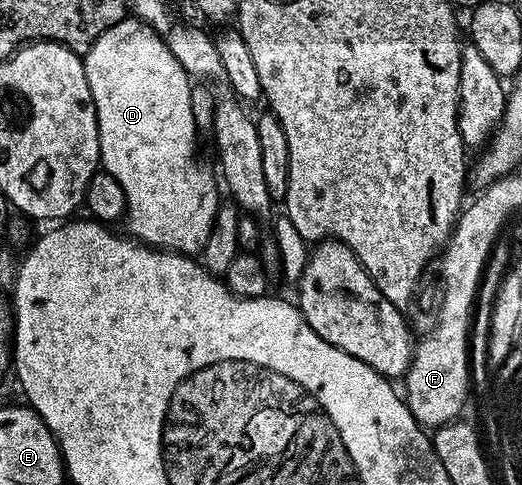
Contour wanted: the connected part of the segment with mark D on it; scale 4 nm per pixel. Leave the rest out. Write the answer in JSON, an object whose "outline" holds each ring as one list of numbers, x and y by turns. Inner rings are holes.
{"outline":[[126,17,123,21,111,25,111,29,103,32,89,46,89,50,84,52,83,62,85,64,85,72,87,73,87,81,91,85,91,97,95,101,95,109,97,110,99,145,101,146,100,166,104,170,109,171,111,177,115,177,119,181,119,185,123,185,125,215,127,216,127,220,129,219,130,232,128,231,128,234,134,240,146,245,152,245,158,249,176,251,178,253,196,252,207,241,207,237,211,237,213,218,218,207,221,206,223,199,222,196,217,196,219,179,215,174,214,168,212,166,210,166,211,168,204,167,199,160,193,159,193,154,197,151,197,119,193,116,195,105,191,101,191,76,185,72,183,65,179,65,179,61,175,61,175,57,171,53,169,46,165,44,164,38,136,17],[121,163,129,163,129,175,124,175,121,172]]}

